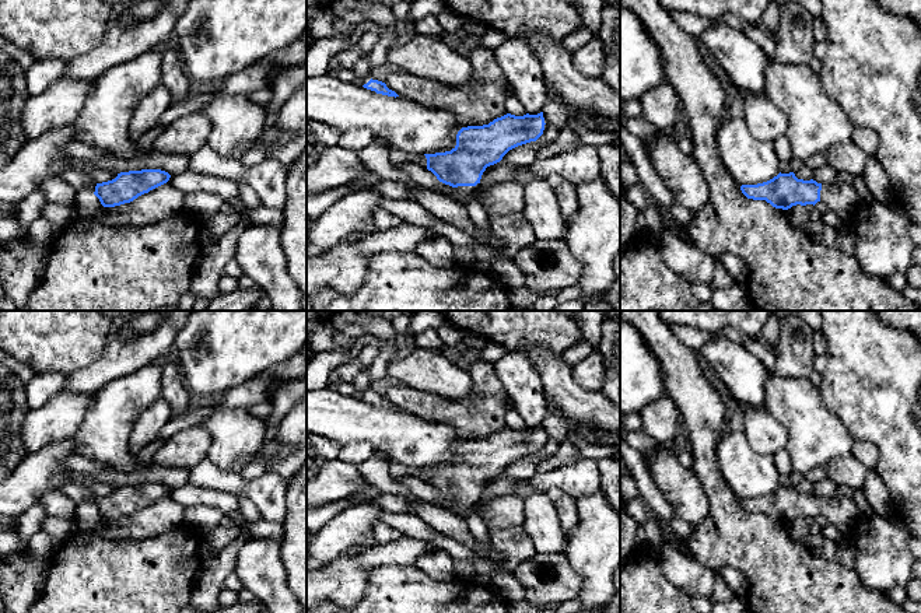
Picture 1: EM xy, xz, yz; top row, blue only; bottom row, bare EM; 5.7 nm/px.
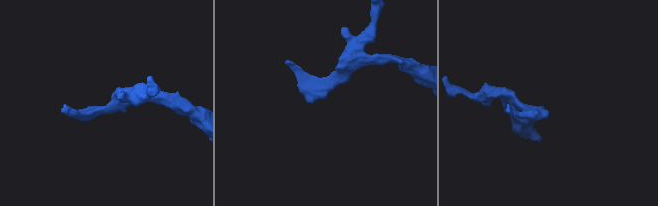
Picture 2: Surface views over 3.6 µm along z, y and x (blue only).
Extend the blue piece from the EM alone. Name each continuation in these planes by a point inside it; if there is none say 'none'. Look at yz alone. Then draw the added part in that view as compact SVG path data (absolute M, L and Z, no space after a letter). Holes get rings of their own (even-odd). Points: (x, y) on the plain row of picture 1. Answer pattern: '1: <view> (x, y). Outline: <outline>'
1: yz (841, 511). Outline: M838 495L822 498L820 515L836 525L844 539L851 539L855 522L862 516L852 498Z

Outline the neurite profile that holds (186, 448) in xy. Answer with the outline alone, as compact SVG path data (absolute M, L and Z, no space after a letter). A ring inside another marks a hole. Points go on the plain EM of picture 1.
M202 425L185 428L162 442L151 459L161 466L192 469L207 458L211 441L210 432Z

